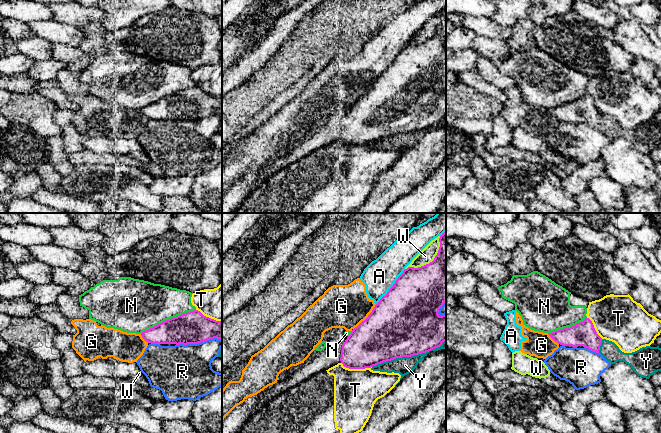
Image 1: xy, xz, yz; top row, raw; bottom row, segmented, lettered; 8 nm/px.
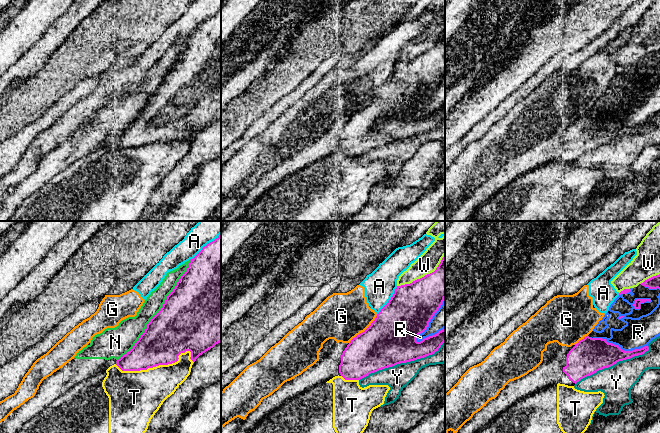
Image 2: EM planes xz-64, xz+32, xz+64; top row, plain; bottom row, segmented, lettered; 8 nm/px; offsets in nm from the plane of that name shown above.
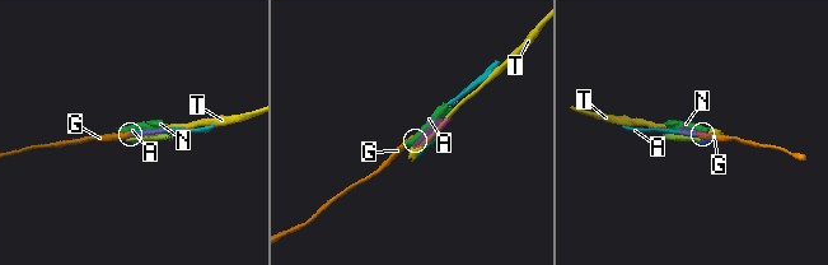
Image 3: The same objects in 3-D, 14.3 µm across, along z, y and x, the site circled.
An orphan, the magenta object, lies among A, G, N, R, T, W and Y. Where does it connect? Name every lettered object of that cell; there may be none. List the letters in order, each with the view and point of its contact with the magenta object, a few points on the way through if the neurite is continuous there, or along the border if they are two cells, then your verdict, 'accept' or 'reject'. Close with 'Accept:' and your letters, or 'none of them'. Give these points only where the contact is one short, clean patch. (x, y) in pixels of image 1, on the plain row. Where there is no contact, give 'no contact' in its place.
A: meets magenta in xz at (391, 63); reject
G: meets magenta in xz at (366, 94); border along xz (376, 80), (372, 87), (351, 107); reject
N: meets magenta in xy at (167, 96); reject
R: meets magenta in xy at (198, 118); reject
T: meets magenta in xz at (356, 144); reject
W: meets magenta in xz at (430, 38); reject
Y: meets magenta in xz at (408, 132); reject
Accept: none of them

